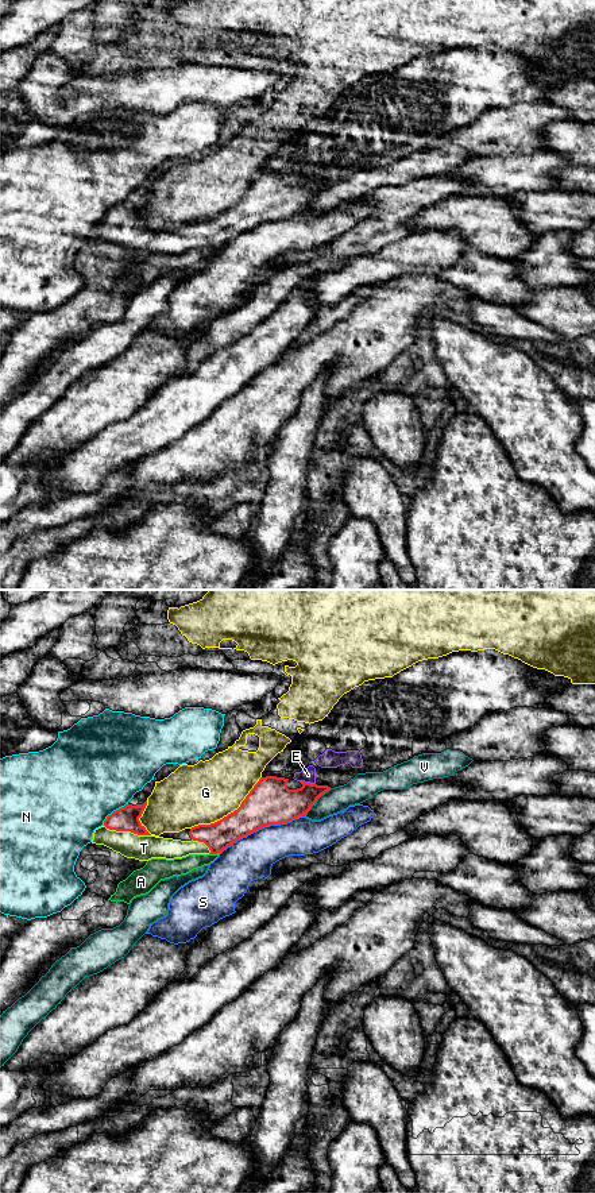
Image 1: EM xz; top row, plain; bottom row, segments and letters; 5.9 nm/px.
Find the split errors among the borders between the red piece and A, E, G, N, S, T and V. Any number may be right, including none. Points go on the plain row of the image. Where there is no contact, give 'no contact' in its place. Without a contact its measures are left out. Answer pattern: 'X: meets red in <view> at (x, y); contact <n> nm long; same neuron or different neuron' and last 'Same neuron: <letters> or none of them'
A: meets red in xz at (215, 248); contact 50 nm long; different neuron
E: meets red in xz at (308, 178); contact 100 nm long; different neuron
G: meets red in xz at (231, 208); contact 550 nm long; different neuron
N: meets red in xz at (114, 207); contact 200 nm long; different neuron
S: meets red in xz at (261, 223); contact 550 nm long; different neuron
T: meets red in xz at (127, 226); contact 280 nm long; same neuron
V: meets red in xz at (316, 196); contact 240 nm long; different neuron
Same neuron: T

